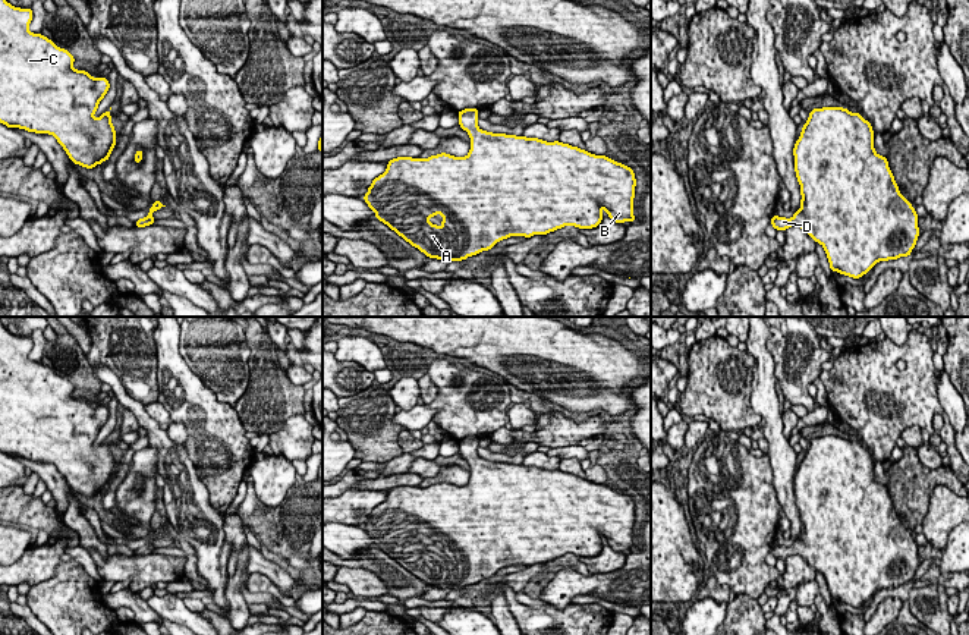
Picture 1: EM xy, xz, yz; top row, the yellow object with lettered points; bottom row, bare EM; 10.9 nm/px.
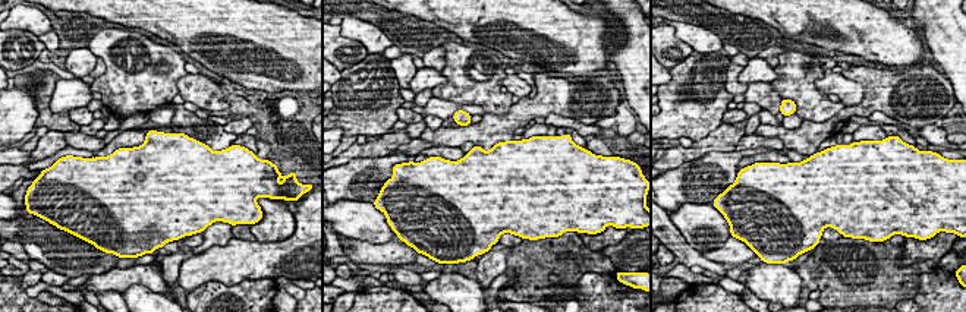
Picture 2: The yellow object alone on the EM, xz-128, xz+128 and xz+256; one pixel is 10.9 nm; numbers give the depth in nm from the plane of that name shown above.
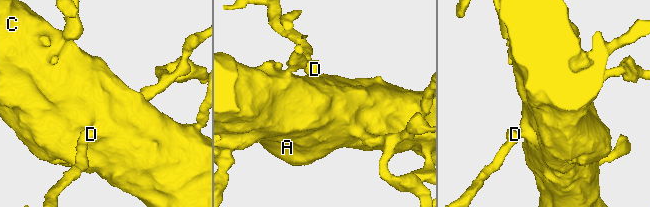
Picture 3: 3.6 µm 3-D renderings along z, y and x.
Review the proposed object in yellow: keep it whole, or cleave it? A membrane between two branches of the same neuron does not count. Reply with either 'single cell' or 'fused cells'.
single cell

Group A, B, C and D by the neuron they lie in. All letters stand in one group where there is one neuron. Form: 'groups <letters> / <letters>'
groups A B C D

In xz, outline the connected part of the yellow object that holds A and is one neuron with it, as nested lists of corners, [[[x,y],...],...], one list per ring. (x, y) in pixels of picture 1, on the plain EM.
[[[478,437],[457,440],[471,466],[466,485],[397,485],[375,506],[364,529],[375,546],[430,587],[462,590],[510,565],[547,563],[563,554],[597,556],[604,537],[614,551],[635,550],[630,496],[578,475],[478,456]]]

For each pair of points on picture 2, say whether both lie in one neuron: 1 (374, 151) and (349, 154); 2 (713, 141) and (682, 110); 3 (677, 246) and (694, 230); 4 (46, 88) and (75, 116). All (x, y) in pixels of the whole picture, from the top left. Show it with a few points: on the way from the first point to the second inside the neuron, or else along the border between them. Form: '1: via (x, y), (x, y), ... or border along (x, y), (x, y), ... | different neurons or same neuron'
1: via (368, 151), (355, 151) | same neuron
2: border along (721, 122), (694, 141) | different neurons
3: border along (667, 214), (680, 235), (701, 254) | different neurons
4: border along (68, 113), (79, 126) | different neurons

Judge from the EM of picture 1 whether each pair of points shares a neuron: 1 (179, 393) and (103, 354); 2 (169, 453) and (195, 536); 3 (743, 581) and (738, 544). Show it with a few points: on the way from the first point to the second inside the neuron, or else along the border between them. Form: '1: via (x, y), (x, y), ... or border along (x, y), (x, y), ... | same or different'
1: border along (154, 348), (159, 399) | different
2: via (179, 474), (179, 515) | same
3: via (743, 572), (738, 553) | same

